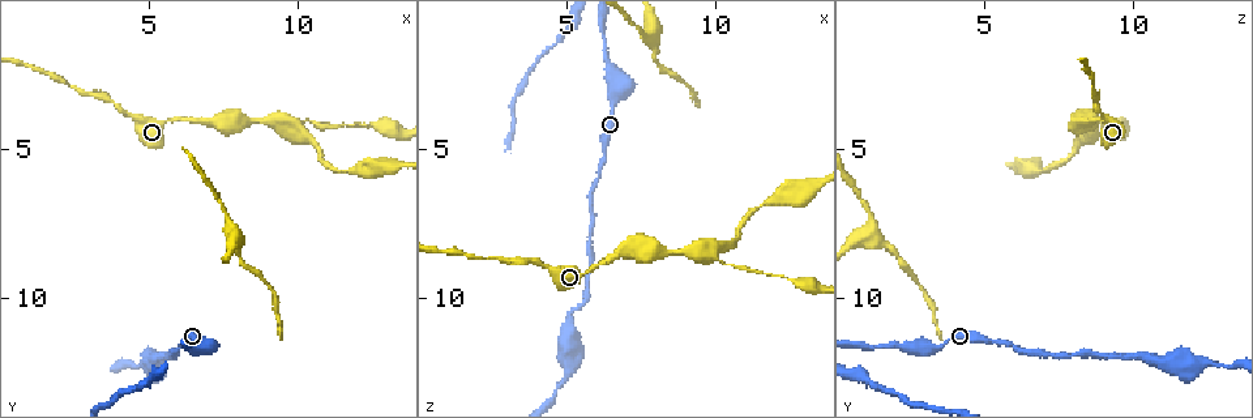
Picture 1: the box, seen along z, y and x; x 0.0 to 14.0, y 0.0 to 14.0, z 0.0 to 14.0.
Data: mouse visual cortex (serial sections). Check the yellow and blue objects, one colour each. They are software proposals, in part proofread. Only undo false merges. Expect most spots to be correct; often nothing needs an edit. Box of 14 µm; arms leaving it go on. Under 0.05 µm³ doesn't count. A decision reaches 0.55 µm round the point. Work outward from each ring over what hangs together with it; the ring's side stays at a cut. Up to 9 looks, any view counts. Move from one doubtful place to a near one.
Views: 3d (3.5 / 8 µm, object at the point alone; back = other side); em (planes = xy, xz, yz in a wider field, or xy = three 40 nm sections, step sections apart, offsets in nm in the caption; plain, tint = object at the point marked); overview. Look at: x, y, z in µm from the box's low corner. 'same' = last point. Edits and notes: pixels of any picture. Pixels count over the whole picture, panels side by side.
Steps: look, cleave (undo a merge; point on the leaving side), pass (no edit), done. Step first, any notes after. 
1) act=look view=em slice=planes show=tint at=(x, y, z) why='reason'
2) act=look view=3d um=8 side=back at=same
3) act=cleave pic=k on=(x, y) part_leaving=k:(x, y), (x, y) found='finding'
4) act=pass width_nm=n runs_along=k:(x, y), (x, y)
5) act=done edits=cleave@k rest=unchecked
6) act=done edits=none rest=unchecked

act=look view=3d um=3.5 side=back at=(6.6, 11.8, 3.2)

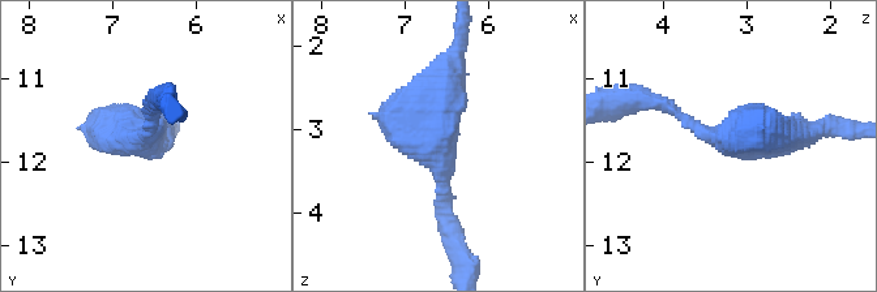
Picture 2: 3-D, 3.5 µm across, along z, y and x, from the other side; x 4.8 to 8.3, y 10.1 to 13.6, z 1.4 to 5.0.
act=look view=em slice=xy step=5 show=tint at=(6.65, 11.70, 3.15) why='need the tissue'

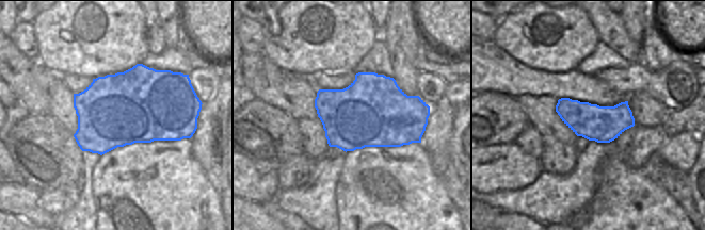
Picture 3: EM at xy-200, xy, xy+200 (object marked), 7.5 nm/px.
act=look view=em slice=xy step=1 show=tint at=same

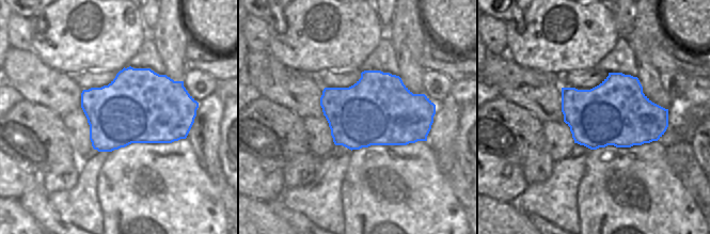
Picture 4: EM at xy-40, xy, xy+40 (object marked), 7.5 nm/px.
act=pass width_nm=550 runs_along=2:(443, 201), (433, 117), (458, 43) found='one cell here'

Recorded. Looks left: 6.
act=look view=3d um=3.5 at=(5.1, 12.2, 12.2) why='a fork'

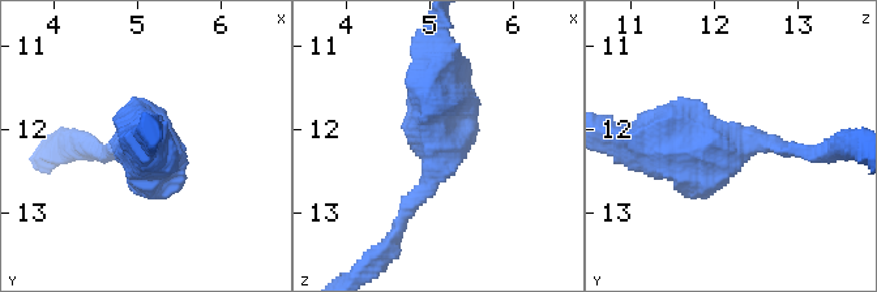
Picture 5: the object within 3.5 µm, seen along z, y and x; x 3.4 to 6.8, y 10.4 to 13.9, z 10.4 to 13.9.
act=look view=em slice=planes show=tint at=(5.10, 12.20, 12.10)

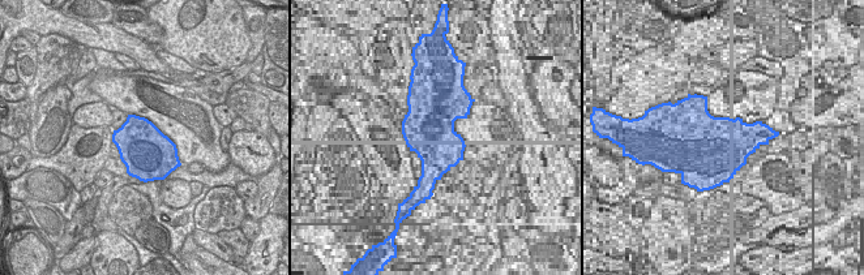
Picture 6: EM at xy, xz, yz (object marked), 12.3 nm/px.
act=pass runs_along=5:(439, 34), (435, 160), (419, 197) found='continuous, no second cell'

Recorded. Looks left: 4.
act=look view=3d um=3.5 at=(10.1, 4.2, 8.3) why='thick turns thin'

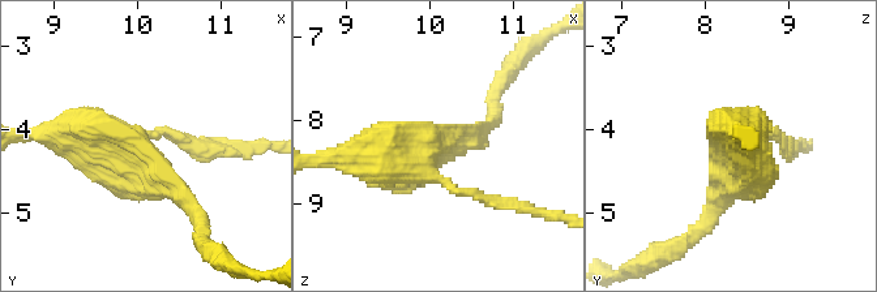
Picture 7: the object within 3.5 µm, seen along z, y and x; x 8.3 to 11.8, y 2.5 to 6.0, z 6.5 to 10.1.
act=look view=em slice=xy step=5 show=tint at=(10.00, 4.25, 8.30) why='need the tissue'

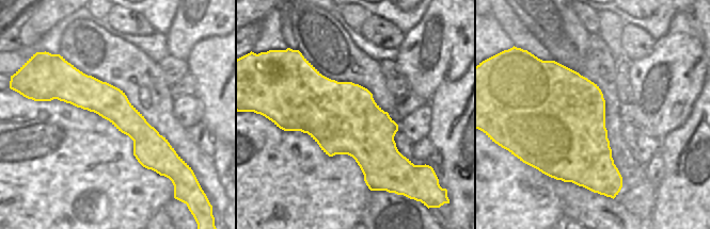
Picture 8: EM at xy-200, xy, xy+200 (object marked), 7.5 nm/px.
act=pass runs_along=8:(54, 96), (100, 97), (171, 152) found='all the same cell'

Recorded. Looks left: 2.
act=look view=3d um=3.5 at=(4.4, 3.9, 9.0) why='thick turns thin'

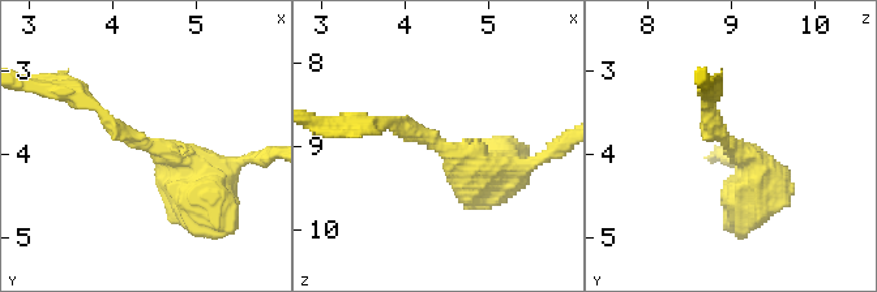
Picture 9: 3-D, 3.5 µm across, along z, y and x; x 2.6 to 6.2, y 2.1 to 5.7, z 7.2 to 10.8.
act=look view=em slice=xy step=2 show=tint at=(4.30, 3.80, 8.90) arm_widths_nm=150,450 why='now the EM'

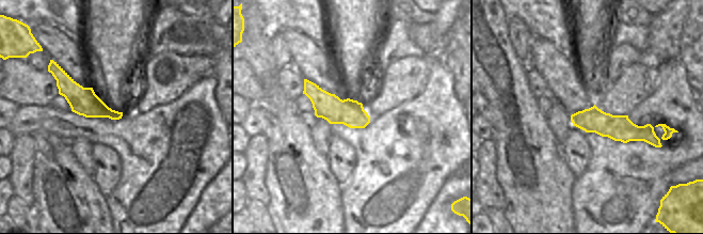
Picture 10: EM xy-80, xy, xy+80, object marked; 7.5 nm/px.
act=pass found='continuous, no second cell'

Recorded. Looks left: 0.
act=done edits=none rest=unchecked

